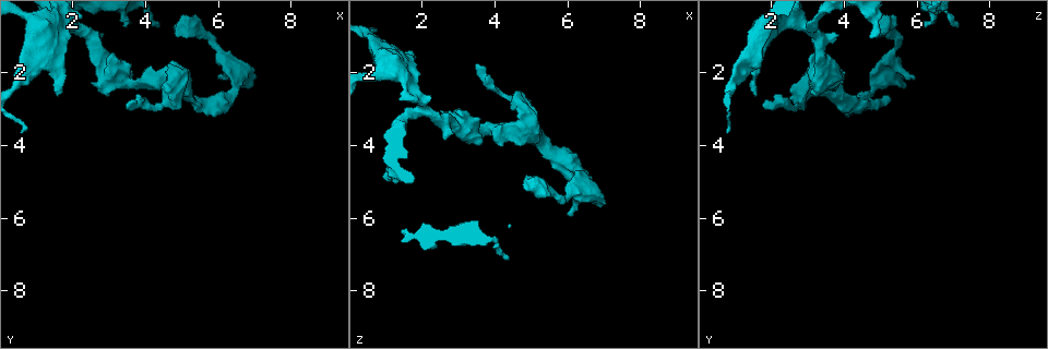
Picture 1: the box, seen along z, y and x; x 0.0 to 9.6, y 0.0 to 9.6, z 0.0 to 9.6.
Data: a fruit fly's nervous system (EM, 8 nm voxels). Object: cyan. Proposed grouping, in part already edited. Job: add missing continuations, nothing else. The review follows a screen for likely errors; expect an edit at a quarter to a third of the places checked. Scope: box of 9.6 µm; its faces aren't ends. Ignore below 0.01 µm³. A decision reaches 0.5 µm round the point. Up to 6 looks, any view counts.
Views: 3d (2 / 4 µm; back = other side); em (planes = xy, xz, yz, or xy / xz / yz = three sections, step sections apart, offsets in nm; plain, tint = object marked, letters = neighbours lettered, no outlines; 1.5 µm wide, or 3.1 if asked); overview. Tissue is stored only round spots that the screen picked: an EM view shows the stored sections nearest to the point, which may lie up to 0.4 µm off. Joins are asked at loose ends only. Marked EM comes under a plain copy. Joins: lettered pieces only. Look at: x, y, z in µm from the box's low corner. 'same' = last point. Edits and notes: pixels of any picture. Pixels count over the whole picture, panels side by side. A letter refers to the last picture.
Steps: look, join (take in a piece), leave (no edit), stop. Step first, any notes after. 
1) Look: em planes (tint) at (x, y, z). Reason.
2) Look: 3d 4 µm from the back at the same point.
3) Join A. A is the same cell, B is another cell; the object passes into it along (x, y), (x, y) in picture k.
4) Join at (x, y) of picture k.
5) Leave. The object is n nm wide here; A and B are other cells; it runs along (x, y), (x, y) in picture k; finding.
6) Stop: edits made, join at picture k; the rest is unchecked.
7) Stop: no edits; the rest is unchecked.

Look: 3d 2 µm at (0.60, 3.60, 0.75). End of a long branch.

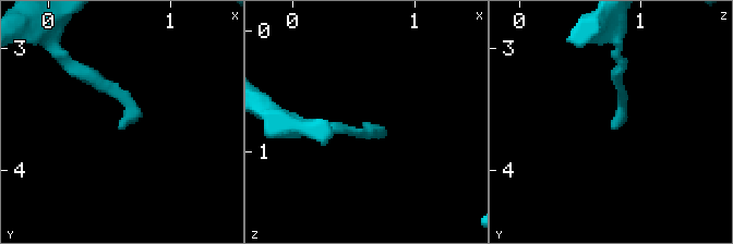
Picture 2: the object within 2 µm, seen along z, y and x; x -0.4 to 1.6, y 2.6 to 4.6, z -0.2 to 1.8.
Look: em planes (letters) at (0.64, 3.62, 0.80). Shape alone is not enough.

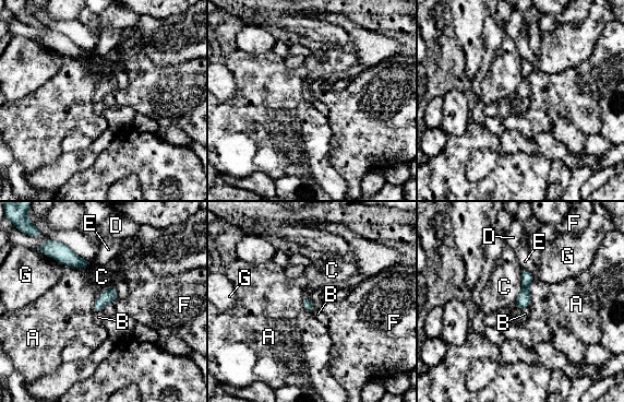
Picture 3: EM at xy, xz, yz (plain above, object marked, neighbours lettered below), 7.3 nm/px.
Leave. The object is 80 nm wide here; A, B, C, D, E, F and G are other cells; none of them fits.

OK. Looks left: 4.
Look: em planes (letters) at (3.35, 0.80, 6.25). Free end.

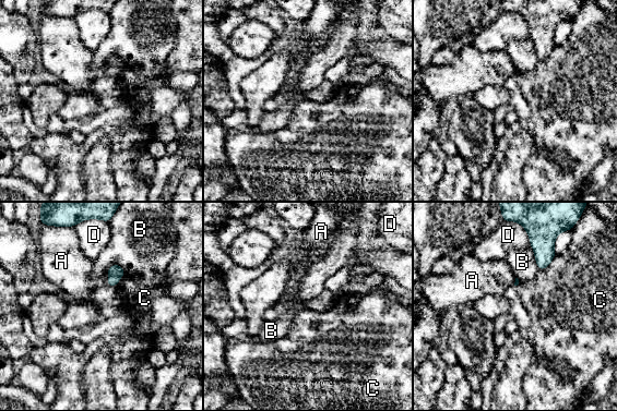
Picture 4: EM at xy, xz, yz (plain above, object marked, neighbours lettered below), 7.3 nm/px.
Leave. A, B, C and D are other cells; no lettered piece goes on from it.

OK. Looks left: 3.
Look: 3d 4 µm from the back at (4.95, 1.05, 4.80). An open end.

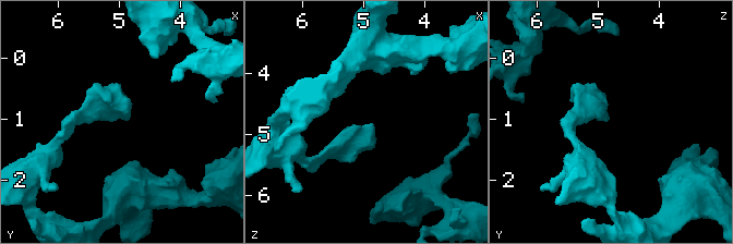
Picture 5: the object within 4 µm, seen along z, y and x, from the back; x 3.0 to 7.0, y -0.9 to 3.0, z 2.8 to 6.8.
Look: em planes (tint) at (4.90, 1.00, 4.85).

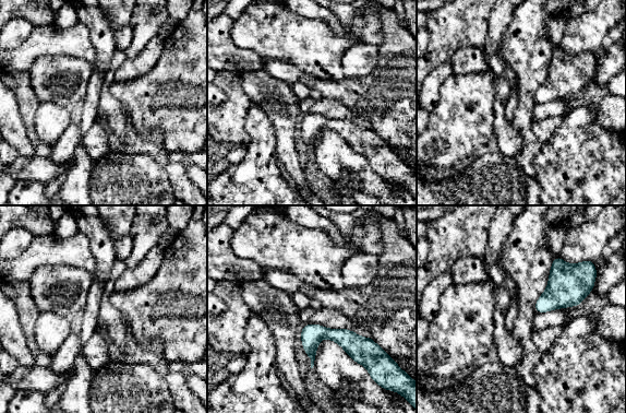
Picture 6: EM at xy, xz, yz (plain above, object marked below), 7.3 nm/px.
Look: em planes (letters) at the same point. What lies round it.

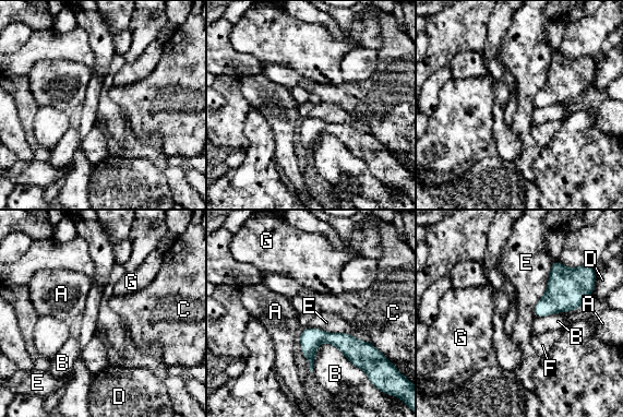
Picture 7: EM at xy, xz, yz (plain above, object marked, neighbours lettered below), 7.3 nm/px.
Leave. A, B, C, D, E, F and G are other cells; no lettered piece goes on from it.

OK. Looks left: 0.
Stop: no edits; the rest is unchecked.

